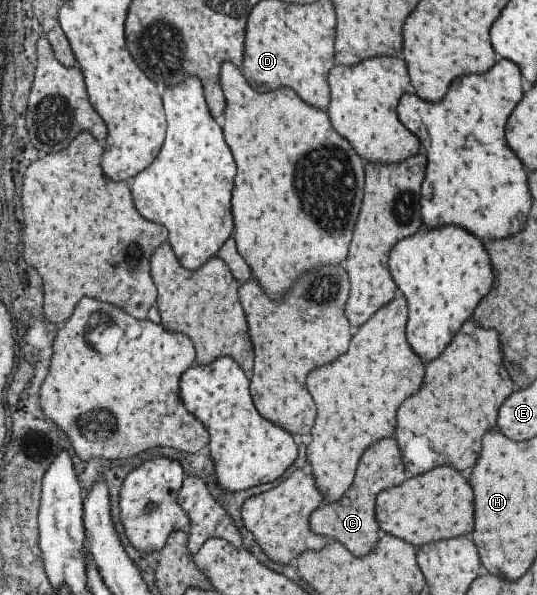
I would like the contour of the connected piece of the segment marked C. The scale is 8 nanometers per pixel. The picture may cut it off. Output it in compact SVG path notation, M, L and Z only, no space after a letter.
M390 437L390 439L382 439L380 443L374 443L360 457L356 477L348 487L348 491L342 495L342 499L336 503L330 503L330 505L317 507L309 515L310 531L342 543L356 557L366 555L368 551L372 551L372 547L380 539L380 535L384 535L374 521L374 497L378 491L400 485L402 481L404 481L404 471L402 471L402 461L400 461L396 441Z

